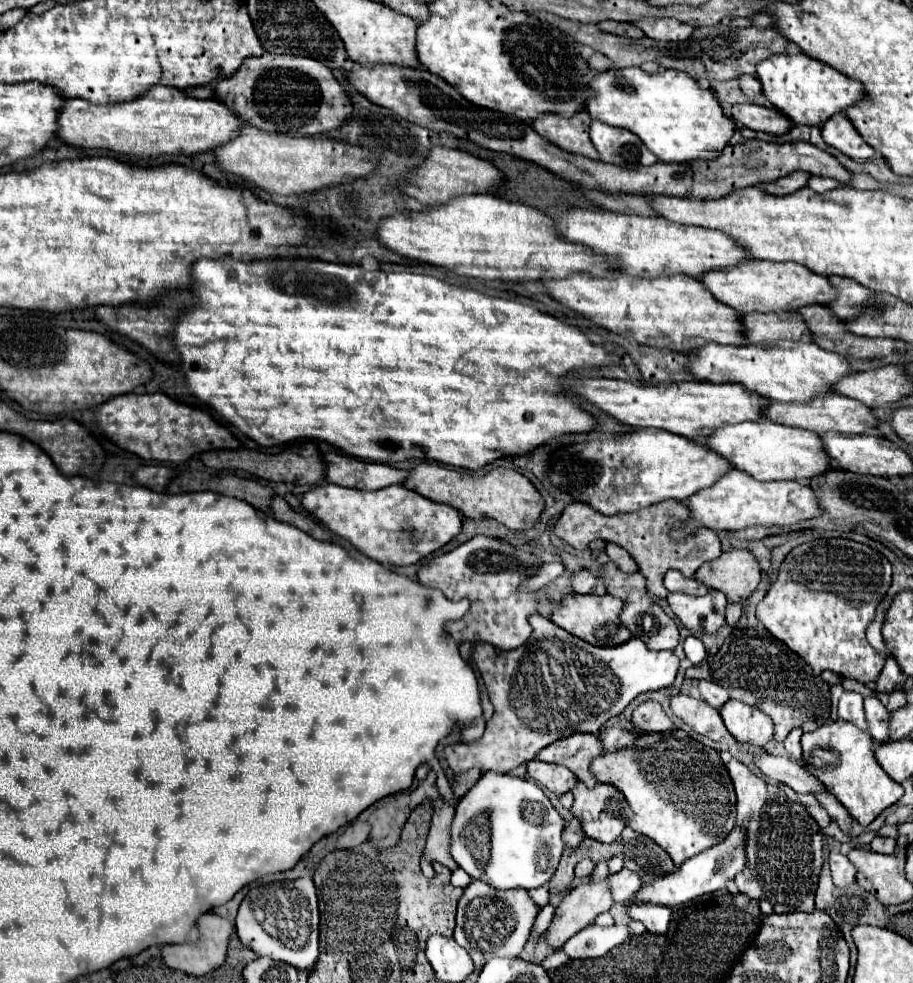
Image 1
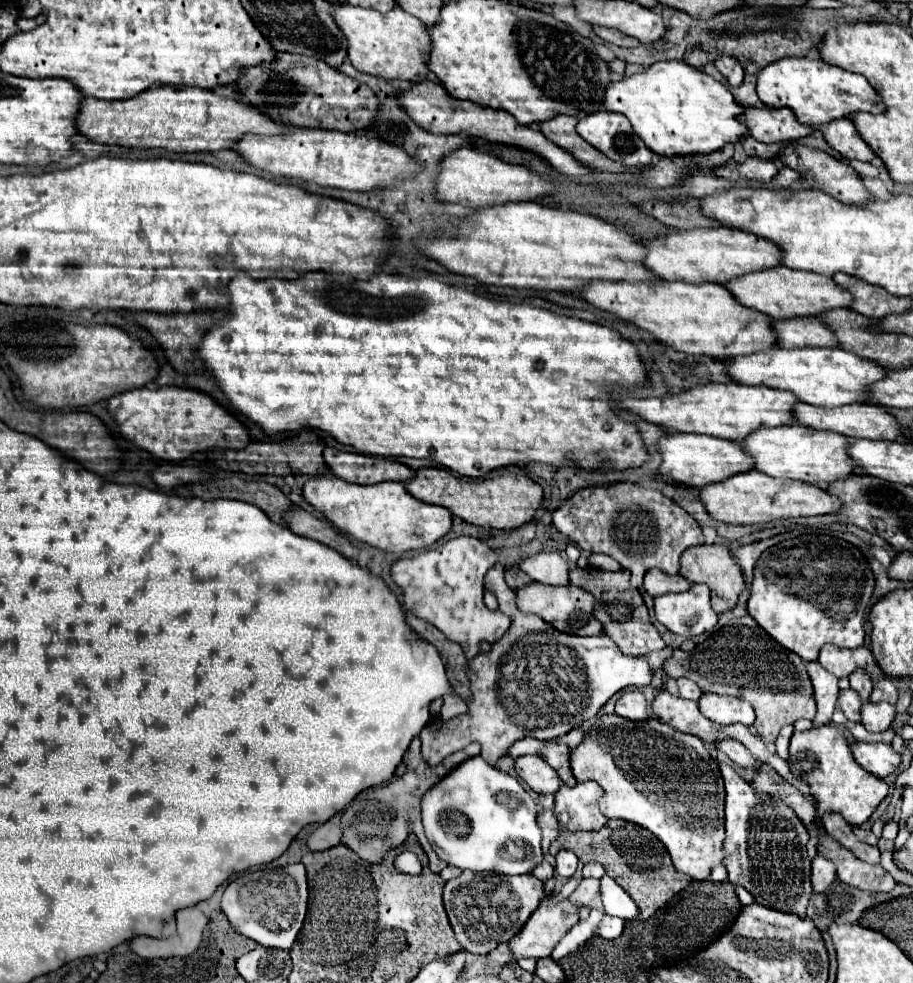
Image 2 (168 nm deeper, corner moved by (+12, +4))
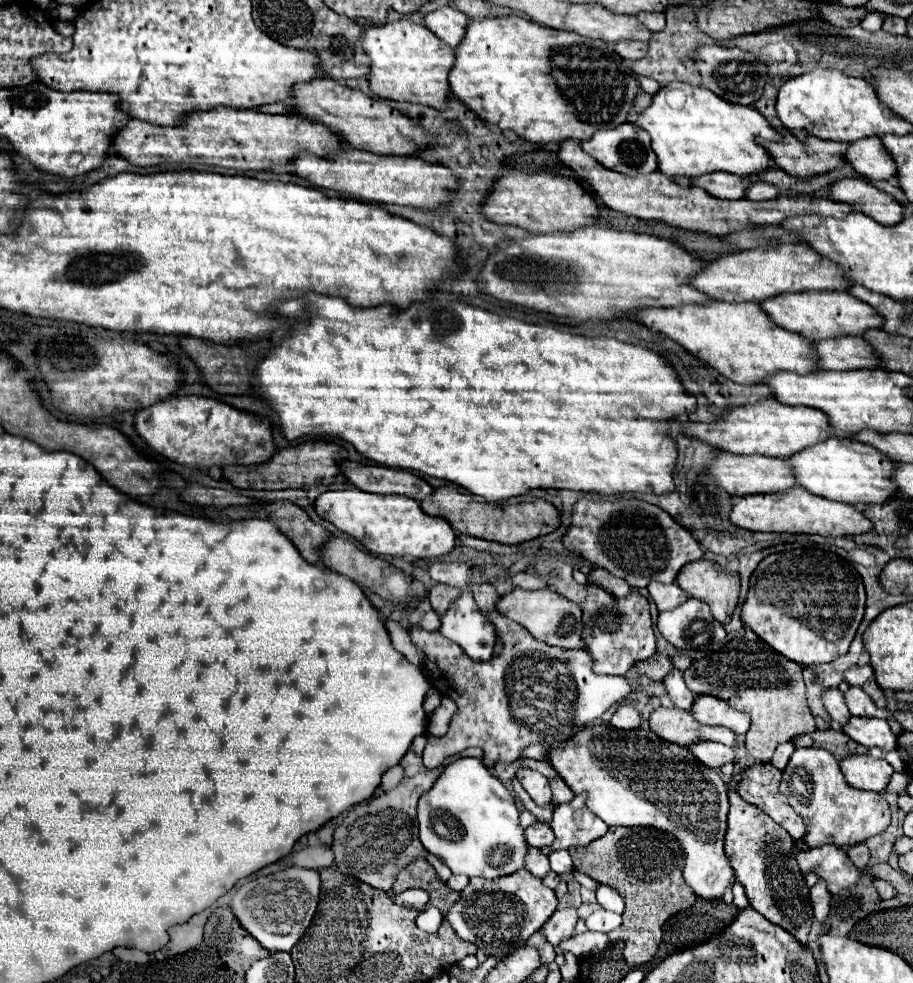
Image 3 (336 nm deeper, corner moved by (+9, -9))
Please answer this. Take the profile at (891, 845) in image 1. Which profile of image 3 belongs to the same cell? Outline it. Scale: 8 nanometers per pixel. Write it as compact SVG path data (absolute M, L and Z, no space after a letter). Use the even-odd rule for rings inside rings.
M865 844L849 846L849 848L847 848L847 856L851 858L851 862L853 862L859 870L863 870L863 868L867 866L867 862L869 862L869 850L867 850Z

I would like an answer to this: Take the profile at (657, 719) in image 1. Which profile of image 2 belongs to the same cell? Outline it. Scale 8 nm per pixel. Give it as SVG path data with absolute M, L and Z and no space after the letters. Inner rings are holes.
M638 689L626 691L616 703L616 713L624 719L630 719L630 721L646 721L648 707L646 707L644 695Z

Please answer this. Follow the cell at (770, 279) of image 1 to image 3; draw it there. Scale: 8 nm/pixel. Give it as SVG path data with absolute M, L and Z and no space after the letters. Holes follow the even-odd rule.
M799 292L799 294L781 294L777 298L765 300L763 310L769 318L789 330L805 336L811 342L837 338L837 336L861 336L869 328L881 328L883 320L869 304L849 296L849 292Z

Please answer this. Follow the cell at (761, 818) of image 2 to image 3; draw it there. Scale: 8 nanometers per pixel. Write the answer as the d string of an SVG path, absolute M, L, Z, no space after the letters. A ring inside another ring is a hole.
M729 790L729 804L731 810L725 832L725 854L737 880L747 892L749 904L769 922L797 936L797 942L805 946L813 922L813 910L809 904L809 890L797 870L797 862L793 860L795 840L779 824L773 824L761 808L747 804L735 790Z

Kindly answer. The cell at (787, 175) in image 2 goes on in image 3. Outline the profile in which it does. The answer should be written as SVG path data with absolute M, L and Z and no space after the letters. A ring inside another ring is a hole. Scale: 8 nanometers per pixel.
M755 180L751 184L751 188L747 188L745 192L745 198L749 200L769 200L769 198L775 198L779 192L775 186L767 184L767 182L761 182L761 180Z

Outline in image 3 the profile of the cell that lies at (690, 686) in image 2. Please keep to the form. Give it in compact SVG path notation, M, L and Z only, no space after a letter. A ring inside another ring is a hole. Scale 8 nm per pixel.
M673 668L661 682L663 682L663 686L665 686L669 698L673 700L673 704L675 704L677 708L681 708L681 710L691 710L691 706L693 706L693 702L695 702L695 696L693 696L693 692L689 692L689 688L687 688L687 684L685 684L685 680L683 680L683 672L681 672L681 670Z

